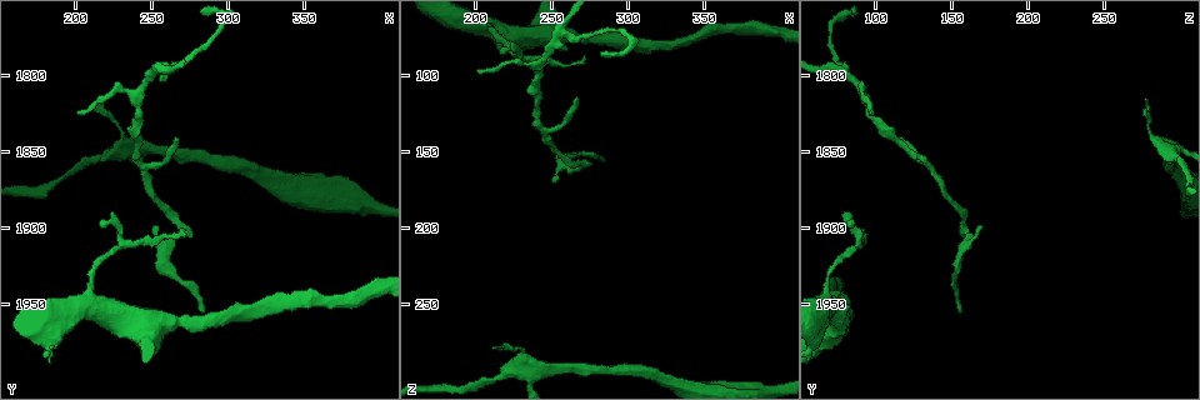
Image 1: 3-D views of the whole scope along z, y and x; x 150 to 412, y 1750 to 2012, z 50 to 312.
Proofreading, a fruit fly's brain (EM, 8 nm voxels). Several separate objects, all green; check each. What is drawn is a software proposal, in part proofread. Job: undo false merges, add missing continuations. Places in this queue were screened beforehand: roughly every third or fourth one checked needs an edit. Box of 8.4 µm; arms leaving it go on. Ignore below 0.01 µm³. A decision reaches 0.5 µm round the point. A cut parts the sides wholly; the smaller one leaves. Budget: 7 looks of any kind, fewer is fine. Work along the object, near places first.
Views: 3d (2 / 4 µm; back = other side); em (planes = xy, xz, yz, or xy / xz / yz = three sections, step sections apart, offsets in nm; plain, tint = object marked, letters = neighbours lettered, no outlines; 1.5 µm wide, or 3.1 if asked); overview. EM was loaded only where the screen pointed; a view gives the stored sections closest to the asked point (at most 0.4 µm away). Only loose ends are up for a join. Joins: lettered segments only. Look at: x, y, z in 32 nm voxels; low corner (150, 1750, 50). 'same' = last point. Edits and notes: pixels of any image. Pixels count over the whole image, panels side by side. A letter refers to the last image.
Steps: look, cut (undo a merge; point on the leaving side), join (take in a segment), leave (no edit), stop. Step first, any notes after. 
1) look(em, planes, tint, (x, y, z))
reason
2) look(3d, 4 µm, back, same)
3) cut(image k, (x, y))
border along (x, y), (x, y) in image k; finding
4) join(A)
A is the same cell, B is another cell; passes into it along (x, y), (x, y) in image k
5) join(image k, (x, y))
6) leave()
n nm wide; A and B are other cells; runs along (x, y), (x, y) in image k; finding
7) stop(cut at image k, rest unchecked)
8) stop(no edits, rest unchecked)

look(3d, 4 µm, (286, 1956, 156))
tapers out

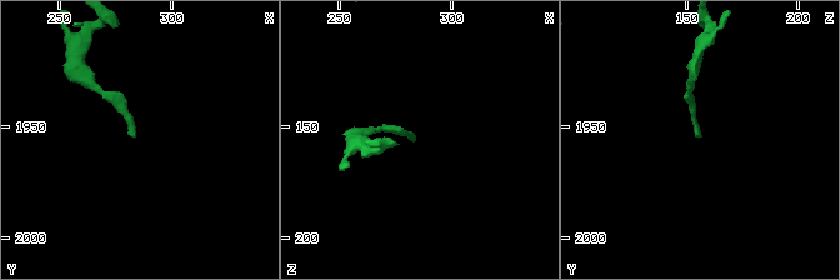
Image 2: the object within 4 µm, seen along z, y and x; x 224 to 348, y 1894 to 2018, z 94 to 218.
look(em, yz, step 4, tint, (285, 1954, 156))

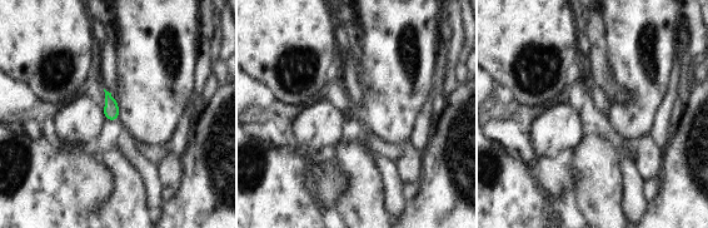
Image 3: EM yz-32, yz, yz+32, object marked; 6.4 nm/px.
look(em, planes, letters, same)
another direction

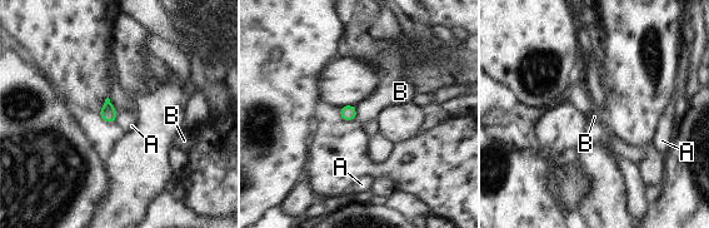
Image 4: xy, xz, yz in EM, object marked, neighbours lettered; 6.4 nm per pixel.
leave()
B touches over 90 nm; A and B are other cells; border along (355, 107), (357, 119) in image 4; no lettered segment goes on from it

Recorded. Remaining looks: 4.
look(em, planes, letters, (200, 1824, 96))
thin end

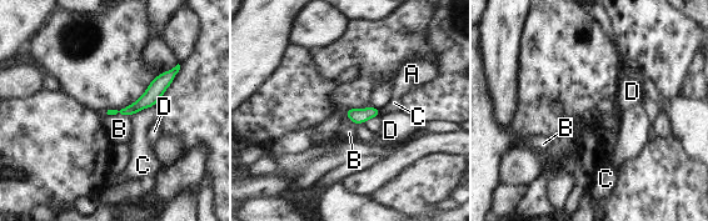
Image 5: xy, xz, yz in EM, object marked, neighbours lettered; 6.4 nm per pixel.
leave()
A, B, C and D are other cells; runs along (169, 76), (141, 104), (124, 111) in image 5; no lettered segment goes on from it

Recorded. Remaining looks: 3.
look(em, planes, letters, (214, 1814, 278))
free end

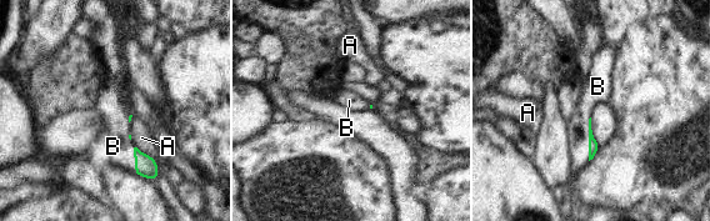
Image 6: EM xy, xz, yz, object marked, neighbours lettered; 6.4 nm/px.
join(B)
B is the same cell, A is another cell; passes into it along (593, 144), (589, 139), (578, 127) in image 6; it goes on there

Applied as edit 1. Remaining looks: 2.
stop(join at image 6, rest unchecked)

